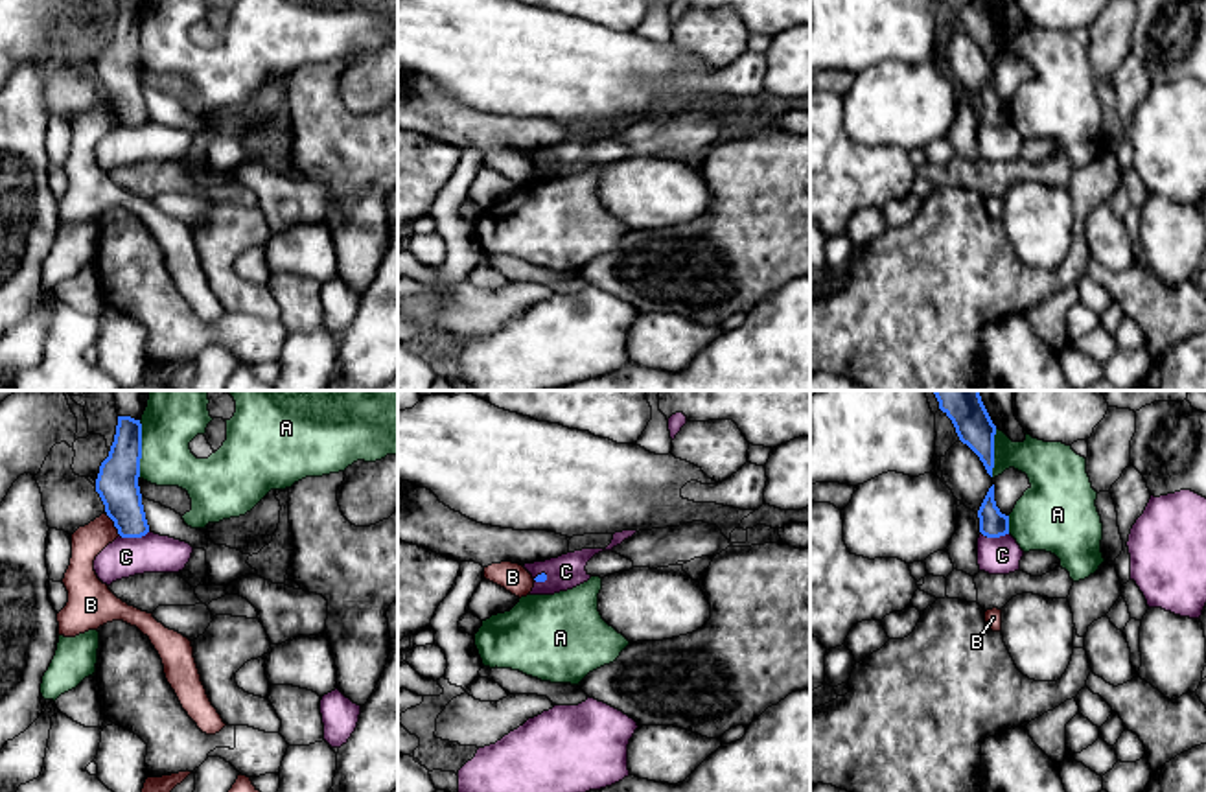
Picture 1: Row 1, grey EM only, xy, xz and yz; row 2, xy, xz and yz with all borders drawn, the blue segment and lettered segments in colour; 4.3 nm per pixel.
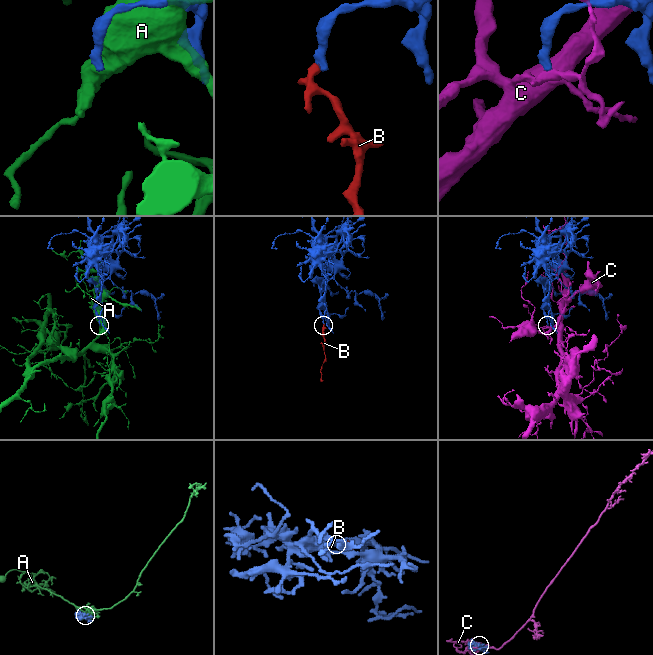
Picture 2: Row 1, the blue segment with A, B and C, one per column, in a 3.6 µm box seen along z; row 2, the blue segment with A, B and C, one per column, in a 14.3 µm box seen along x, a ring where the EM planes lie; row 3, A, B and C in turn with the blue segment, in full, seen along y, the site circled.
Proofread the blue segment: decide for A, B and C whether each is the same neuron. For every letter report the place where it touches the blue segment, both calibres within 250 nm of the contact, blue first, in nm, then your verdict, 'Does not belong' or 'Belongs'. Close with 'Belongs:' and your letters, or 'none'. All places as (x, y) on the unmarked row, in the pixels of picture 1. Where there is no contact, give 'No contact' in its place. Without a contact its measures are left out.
A: Touches blue at xy (140, 35). Thickness 180 nm (blue) against 220 nm. Does not belong
B: Touches blue at xy (115, 113). Thickness 180 nm (blue) against 140 nm. Does not belong
C: Touches blue at xy (135, 124). Thickness 180 nm (blue) against 180 nm. Does not belong
Belongs: none

